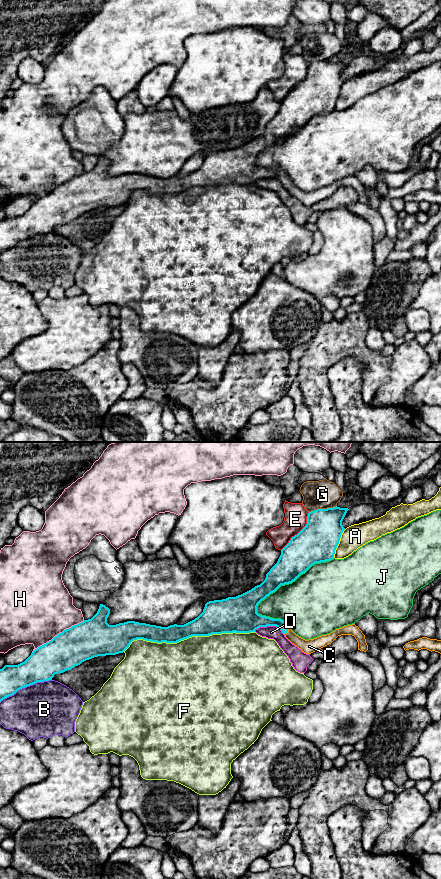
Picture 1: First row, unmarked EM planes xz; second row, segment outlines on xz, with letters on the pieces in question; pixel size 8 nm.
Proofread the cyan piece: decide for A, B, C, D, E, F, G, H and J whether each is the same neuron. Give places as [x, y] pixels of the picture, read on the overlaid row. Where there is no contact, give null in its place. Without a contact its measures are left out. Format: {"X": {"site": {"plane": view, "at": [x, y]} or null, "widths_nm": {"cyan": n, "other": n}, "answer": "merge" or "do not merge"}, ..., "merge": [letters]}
{"A": {"site": {"plane": "xz", "at": [338, 543]}, "widths_nm": {"cyan": 320, "other": 190}, "answer": "do not merge"}, "B": {"site": {"plane": "xz", "at": [25, 686]}, "widths_nm": {"cyan": 260, "other": 440}, "answer": "do not merge"}, "C": {"site": {"plane": "xz", "at": [287, 631]}, "widths_nm": {"cyan": 100, "other": 110}, "answer": "merge"}, "D": {"site": {"plane": "xz", "at": [269, 625]}, "widths_nm": {"cyan": 280, "other": 110}, "answer": "do not merge"}, "E": {"site": {"plane": "xz", "at": [299, 532]}, "widths_nm": {"cyan": 320, "other": 180}, "answer": "do not merge"}, "F": {"site": {"plane": "xz", "at": [188, 637]}, "widths_nm": {"cyan": 220, "other": 500}, "answer": "do not merge"}, "G": {"site": {"plane": "xz", "at": [322, 509]}, "widths_nm": {"cyan": 300, "other": 240}, "answer": "do not merge"}, "H": {"site": {"plane": "xz", "at": [59, 633]}, "widths_nm": {"cyan": 300, "other": 500}, "answer": "do not merge"}, "J": {"site": {"plane": "xz", "at": [292, 581]}, "widths_nm": {"cyan": 260, "other": 500}, "answer": "do not merge"}, "merge": ["C"]}

